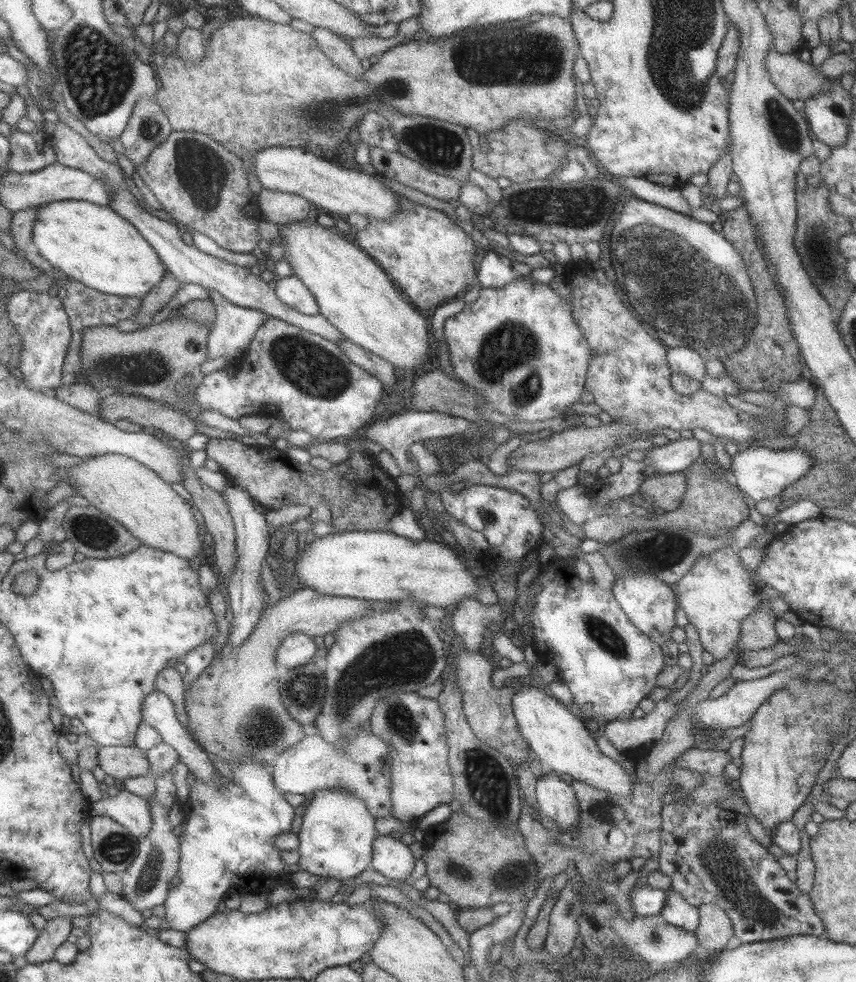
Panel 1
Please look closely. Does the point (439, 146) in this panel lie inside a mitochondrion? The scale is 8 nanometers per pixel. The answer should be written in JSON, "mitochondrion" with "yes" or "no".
{"mitochondrion":"yes"}

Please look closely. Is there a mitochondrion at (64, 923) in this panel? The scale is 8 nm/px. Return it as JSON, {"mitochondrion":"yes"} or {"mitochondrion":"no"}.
{"mitochondrion":"no"}

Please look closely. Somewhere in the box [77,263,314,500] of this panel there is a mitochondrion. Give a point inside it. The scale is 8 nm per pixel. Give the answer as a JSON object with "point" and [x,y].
{"point":[152,364]}

